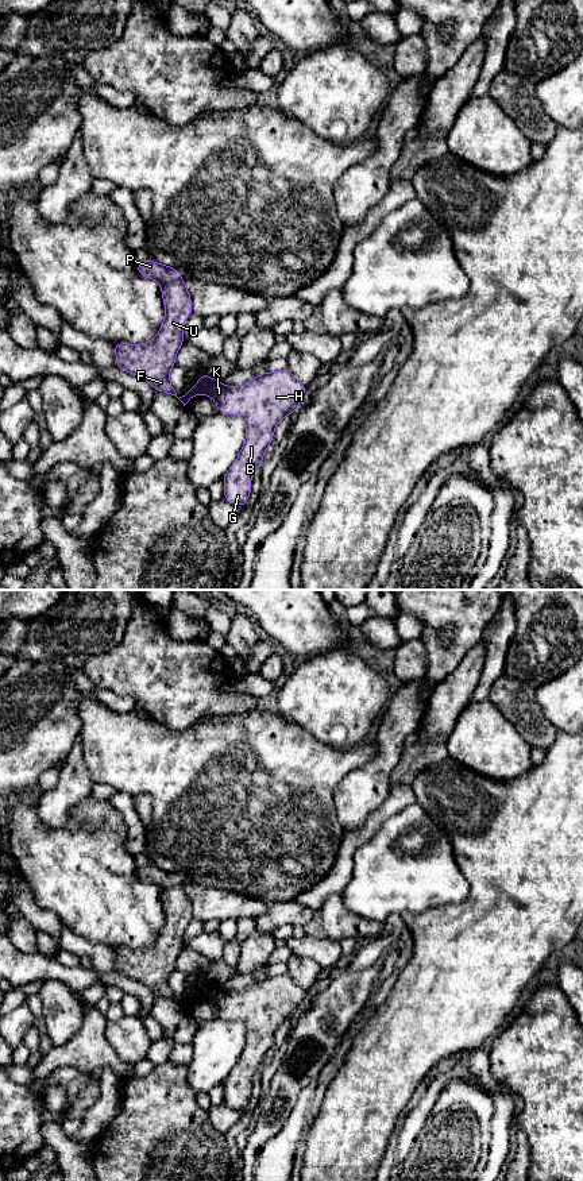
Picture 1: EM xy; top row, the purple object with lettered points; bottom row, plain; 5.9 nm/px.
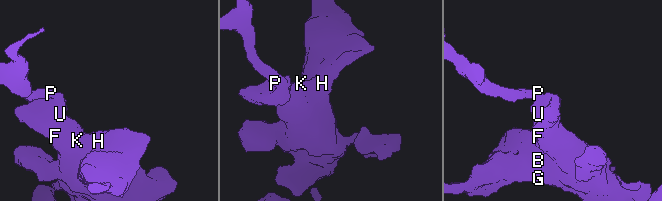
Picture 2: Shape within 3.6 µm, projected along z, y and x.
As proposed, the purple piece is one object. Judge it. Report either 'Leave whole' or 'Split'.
Split

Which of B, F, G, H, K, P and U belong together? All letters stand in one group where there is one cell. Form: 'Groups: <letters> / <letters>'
Groups: B F G H K U / P

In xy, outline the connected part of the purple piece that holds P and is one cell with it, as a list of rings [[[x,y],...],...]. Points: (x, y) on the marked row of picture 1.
[[[154,259],[138,262],[136,273],[144,278],[154,279],[161,285],[170,283],[174,281],[182,281],[182,277],[178,269],[161,265]]]

